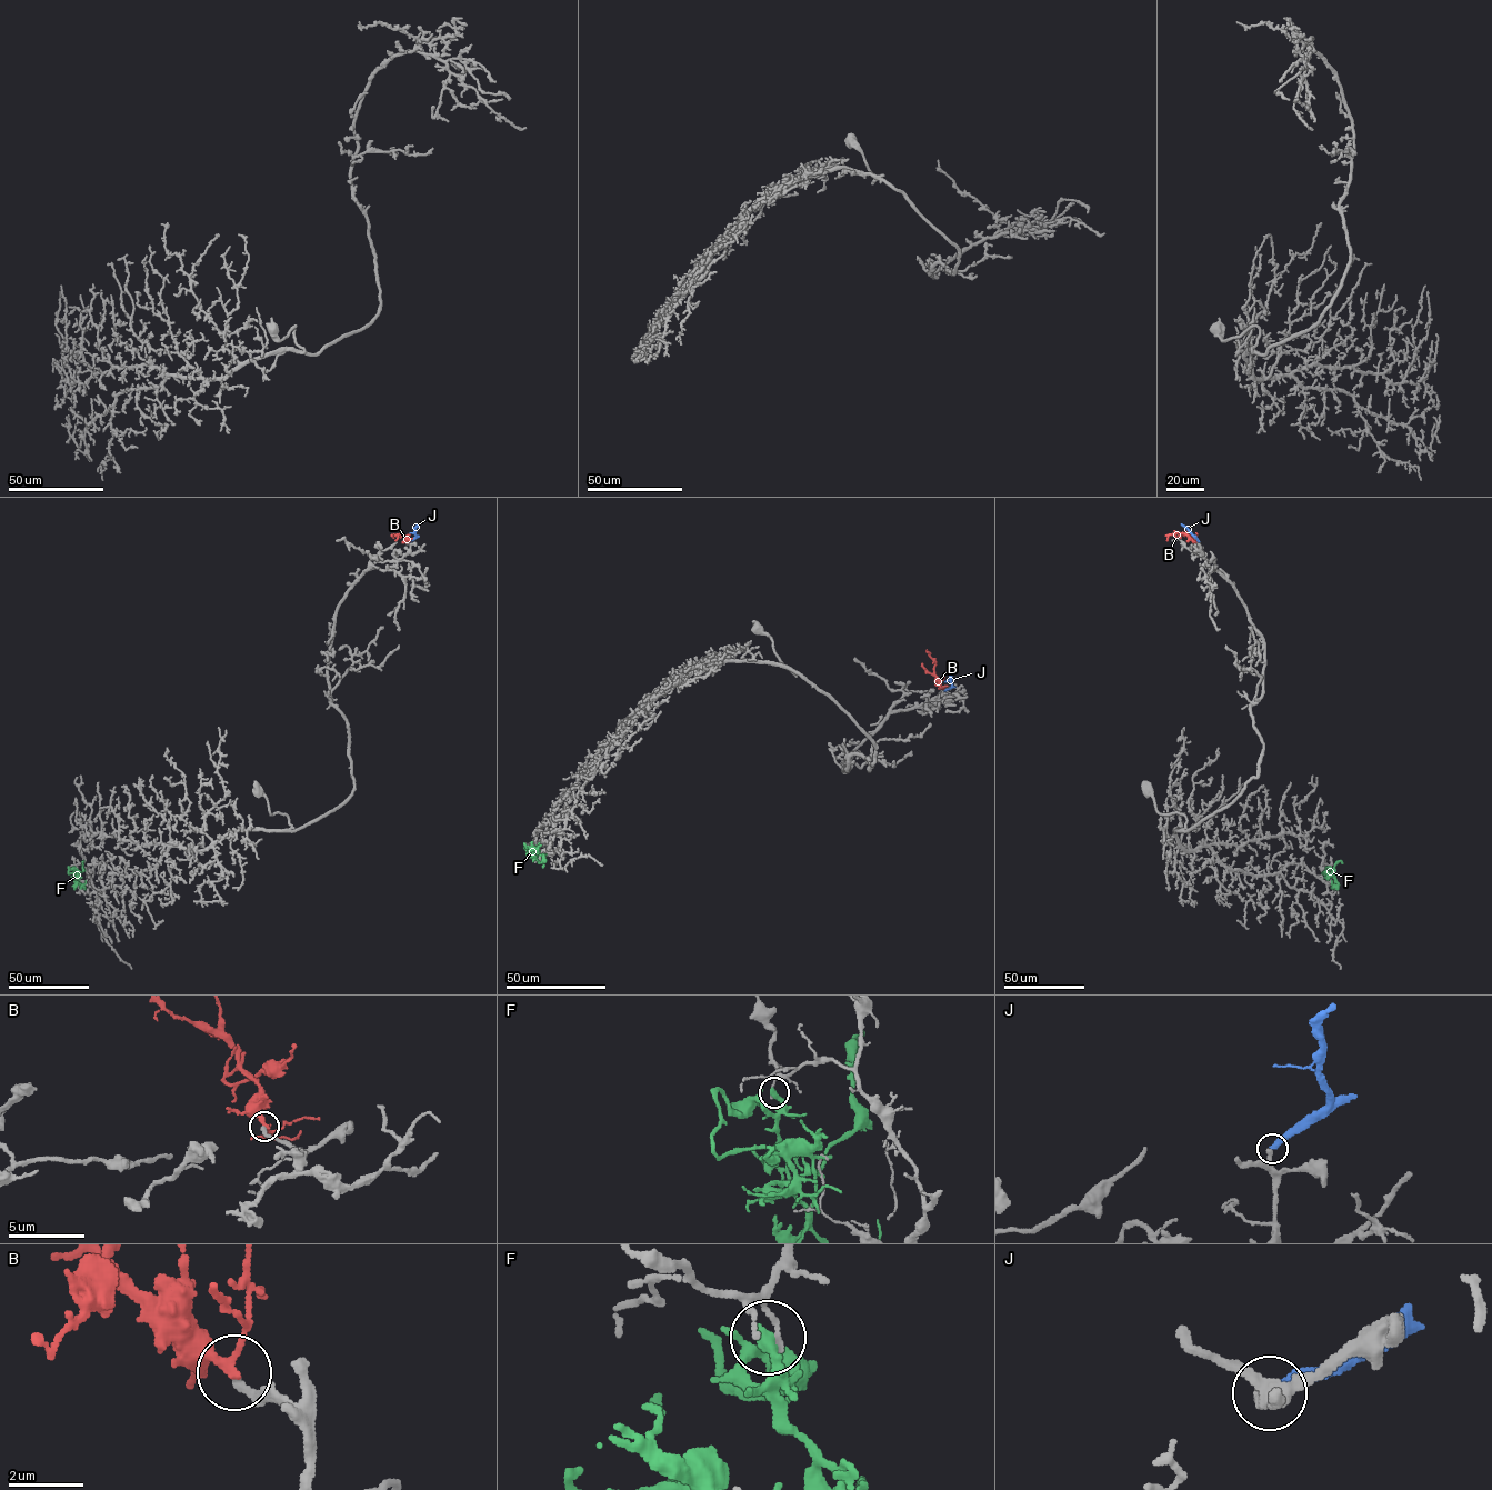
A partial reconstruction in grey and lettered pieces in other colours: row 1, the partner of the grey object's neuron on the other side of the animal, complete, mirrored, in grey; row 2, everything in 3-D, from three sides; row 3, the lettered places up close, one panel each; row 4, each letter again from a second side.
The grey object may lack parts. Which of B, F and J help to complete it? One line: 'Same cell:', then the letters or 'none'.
Same cell: none

